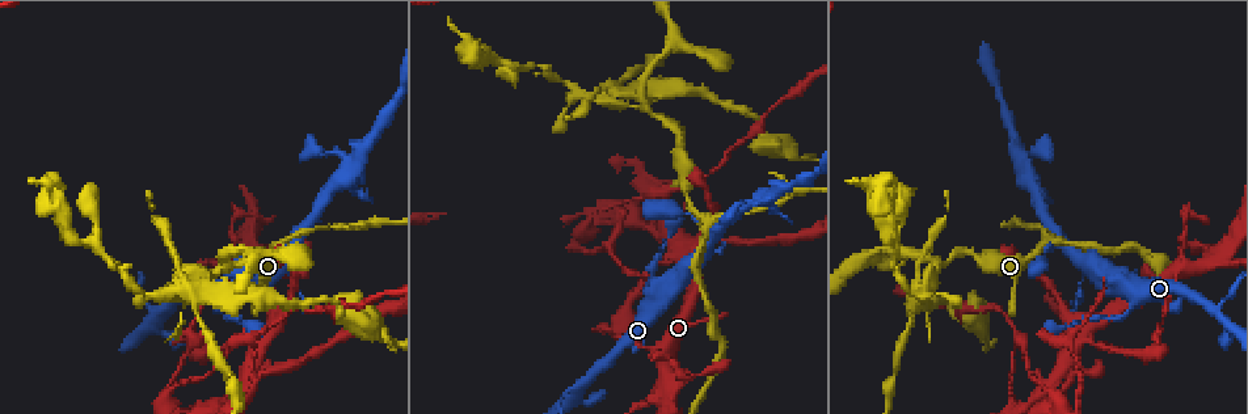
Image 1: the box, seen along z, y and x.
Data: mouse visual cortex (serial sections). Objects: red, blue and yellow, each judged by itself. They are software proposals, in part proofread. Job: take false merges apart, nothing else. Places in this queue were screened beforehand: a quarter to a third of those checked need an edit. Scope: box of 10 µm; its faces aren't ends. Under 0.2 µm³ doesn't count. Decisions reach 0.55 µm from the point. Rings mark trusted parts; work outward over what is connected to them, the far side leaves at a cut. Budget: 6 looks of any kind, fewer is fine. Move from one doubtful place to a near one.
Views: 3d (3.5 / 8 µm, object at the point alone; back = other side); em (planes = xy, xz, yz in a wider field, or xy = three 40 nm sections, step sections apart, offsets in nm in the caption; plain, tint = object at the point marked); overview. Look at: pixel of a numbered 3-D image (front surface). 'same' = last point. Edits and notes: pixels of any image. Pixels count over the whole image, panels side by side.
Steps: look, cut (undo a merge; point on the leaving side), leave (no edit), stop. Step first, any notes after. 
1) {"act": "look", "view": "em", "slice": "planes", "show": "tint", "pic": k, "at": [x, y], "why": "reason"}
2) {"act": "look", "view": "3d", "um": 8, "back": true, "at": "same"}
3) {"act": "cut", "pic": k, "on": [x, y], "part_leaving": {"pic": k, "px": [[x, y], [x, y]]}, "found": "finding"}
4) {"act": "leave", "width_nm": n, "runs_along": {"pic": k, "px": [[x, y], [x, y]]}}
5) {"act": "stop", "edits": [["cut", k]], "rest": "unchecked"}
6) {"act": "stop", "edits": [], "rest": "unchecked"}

{"act": "look", "view": "3d", "um": 3.5, "pic": 1, "at": [666, 381], "why": "branch point"}

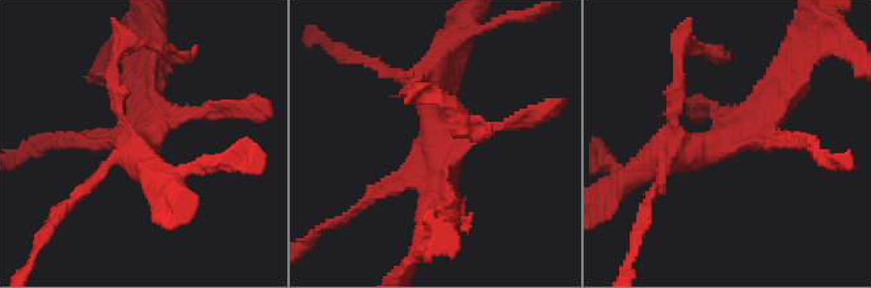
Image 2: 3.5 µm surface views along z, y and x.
{"act": "look", "view": "em", "slice": "xy", "step": 5, "show": "tint", "pic": 2, "at": [731, 137], "why": "shape alone is not enough"}

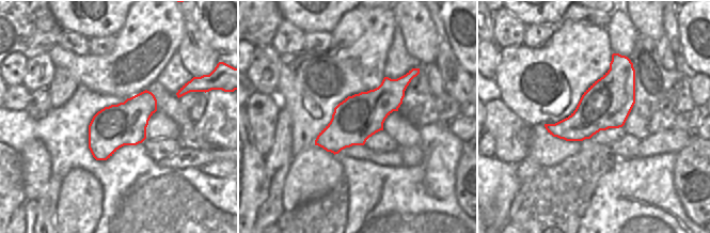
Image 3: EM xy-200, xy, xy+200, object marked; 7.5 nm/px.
{"act": "leave", "runs_along": {"pic": 2, "px": [[655, 164], [758, 123], [789, 79]]}, "found": "one cell here"}

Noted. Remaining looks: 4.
{"act": "look", "view": "3d", "um": 3.5, "pic": 1, "at": [1219, 313]}

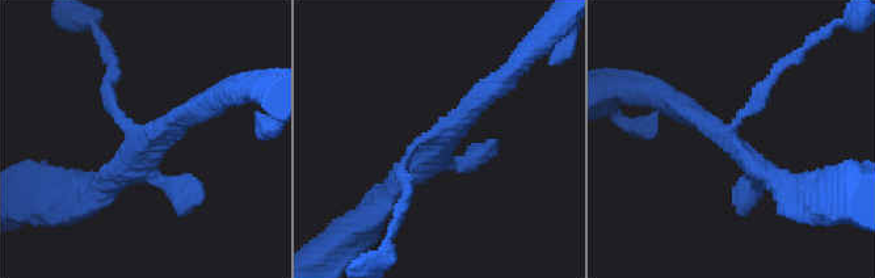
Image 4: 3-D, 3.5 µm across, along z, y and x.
{"act": "look", "view": "em", "slice": "xy", "step": 2, "show": "tint", "pic": 4, "at": [148, 141], "why": "now the EM"}

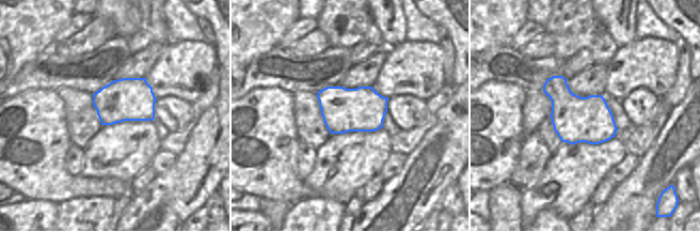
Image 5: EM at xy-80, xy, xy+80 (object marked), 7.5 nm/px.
{"act": "leave", "runs_along": {"pic": 4, "px": [[500, 84], [447, 127], [395, 192]]}, "found": "continuous, no second cell"}

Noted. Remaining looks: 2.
{"act": "stop", "edits": [], "rest": "unchecked"}

